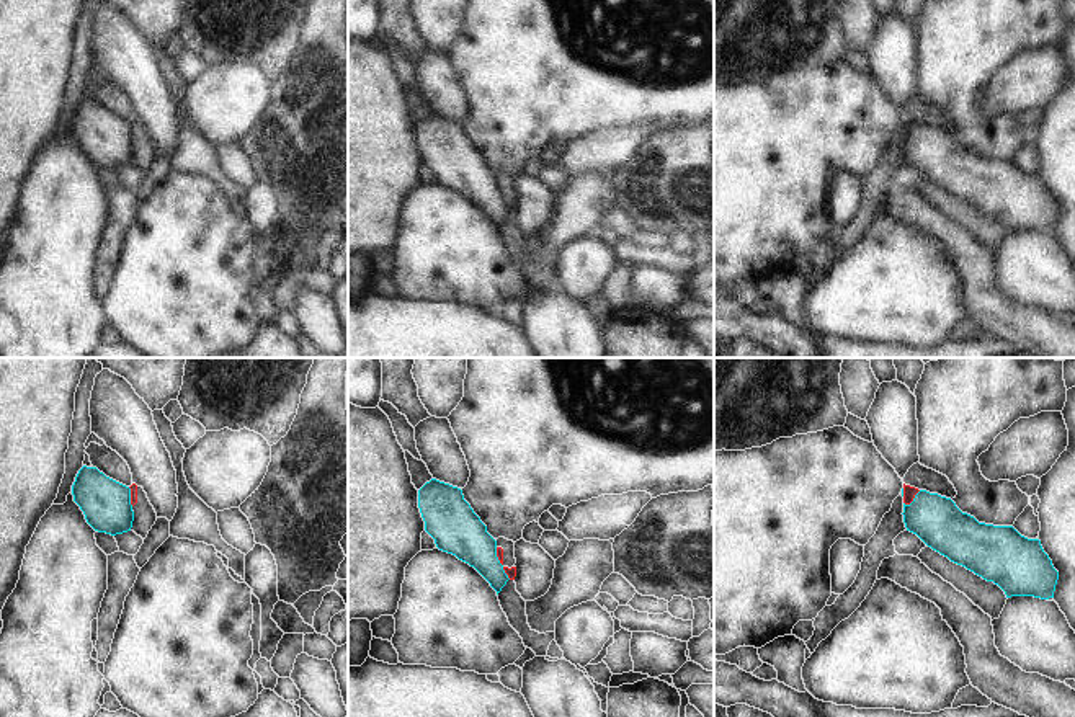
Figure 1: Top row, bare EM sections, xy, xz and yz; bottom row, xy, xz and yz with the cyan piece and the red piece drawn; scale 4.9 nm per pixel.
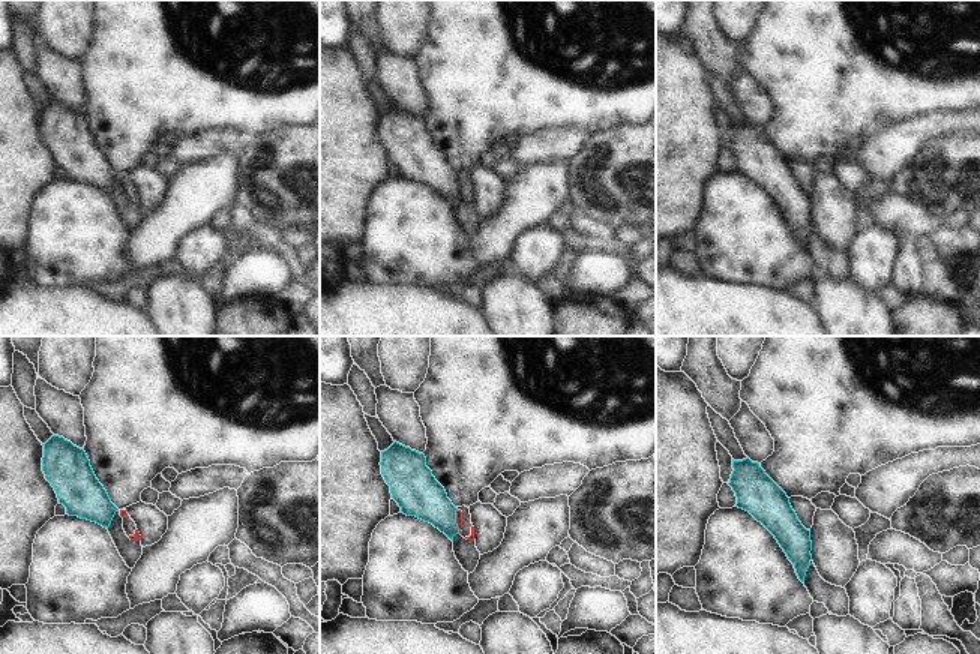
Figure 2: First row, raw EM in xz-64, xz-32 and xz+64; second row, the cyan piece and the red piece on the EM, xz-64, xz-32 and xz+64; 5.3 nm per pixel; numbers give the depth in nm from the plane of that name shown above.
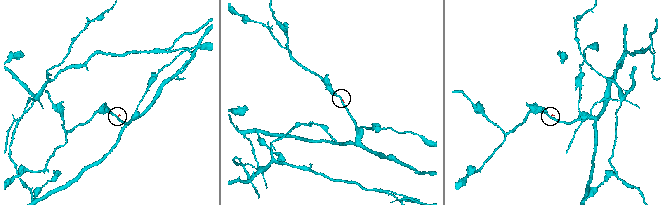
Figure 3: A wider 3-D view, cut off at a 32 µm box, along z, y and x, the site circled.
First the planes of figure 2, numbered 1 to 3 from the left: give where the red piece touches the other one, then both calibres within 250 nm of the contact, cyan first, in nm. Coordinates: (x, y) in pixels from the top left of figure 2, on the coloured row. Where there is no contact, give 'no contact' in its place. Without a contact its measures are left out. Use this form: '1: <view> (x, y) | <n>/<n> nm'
1: no contact
2: xz-32 (455, 521) | 240/30 nm
3: no contact

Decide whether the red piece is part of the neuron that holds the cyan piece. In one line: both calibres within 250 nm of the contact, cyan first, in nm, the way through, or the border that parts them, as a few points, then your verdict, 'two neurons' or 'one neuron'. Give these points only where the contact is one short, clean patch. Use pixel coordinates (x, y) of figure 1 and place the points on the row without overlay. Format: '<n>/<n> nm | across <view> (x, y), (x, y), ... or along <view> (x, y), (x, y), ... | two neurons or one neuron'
240/60 nm | along yz (920, 124), (909, 138), (904, 138) | two neurons

